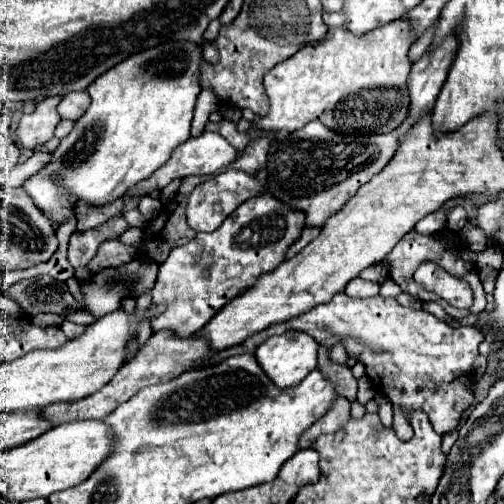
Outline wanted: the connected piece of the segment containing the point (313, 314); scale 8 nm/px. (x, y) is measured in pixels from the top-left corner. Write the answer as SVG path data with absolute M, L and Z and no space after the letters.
M339 292L329 302L311 308L303 316L285 324L275 324L265 332L251 336L245 344L233 346L211 360L215 364L233 354L253 352L269 336L283 334L287 330L307 332L329 348L335 342L345 342L345 350L365 364L367 376L374 386L393 402L393 430L401 440L409 440L409 436L413 436L409 424L411 410L423 410L429 416L433 430L437 434L447 434L457 426L459 418L473 402L473 394L465 386L473 378L471 366L479 354L479 344L485 340L481 330L477 326L453 328L425 310L399 306L395 298L383 296L351 298L345 292Z

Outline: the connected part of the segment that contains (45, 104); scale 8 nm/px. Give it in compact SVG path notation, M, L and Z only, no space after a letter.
M51 96L37 104L33 114L23 114L17 128L17 142L25 150L35 150L53 138L55 126L61 122L57 104L61 96Z

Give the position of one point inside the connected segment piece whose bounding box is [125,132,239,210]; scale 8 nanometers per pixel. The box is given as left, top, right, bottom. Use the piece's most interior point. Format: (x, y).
(208, 153)

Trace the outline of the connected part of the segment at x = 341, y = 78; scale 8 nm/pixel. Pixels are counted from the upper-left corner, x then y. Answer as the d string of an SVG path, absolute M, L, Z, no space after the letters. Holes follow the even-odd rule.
M399 18L363 36L353 36L345 28L329 30L323 42L301 48L265 76L265 92L271 106L267 116L257 118L253 126L267 132L295 132L307 122L321 120L329 130L347 136L391 132L403 122L409 106L409 34L407 18ZM367 108L387 108L391 114L369 114Z

